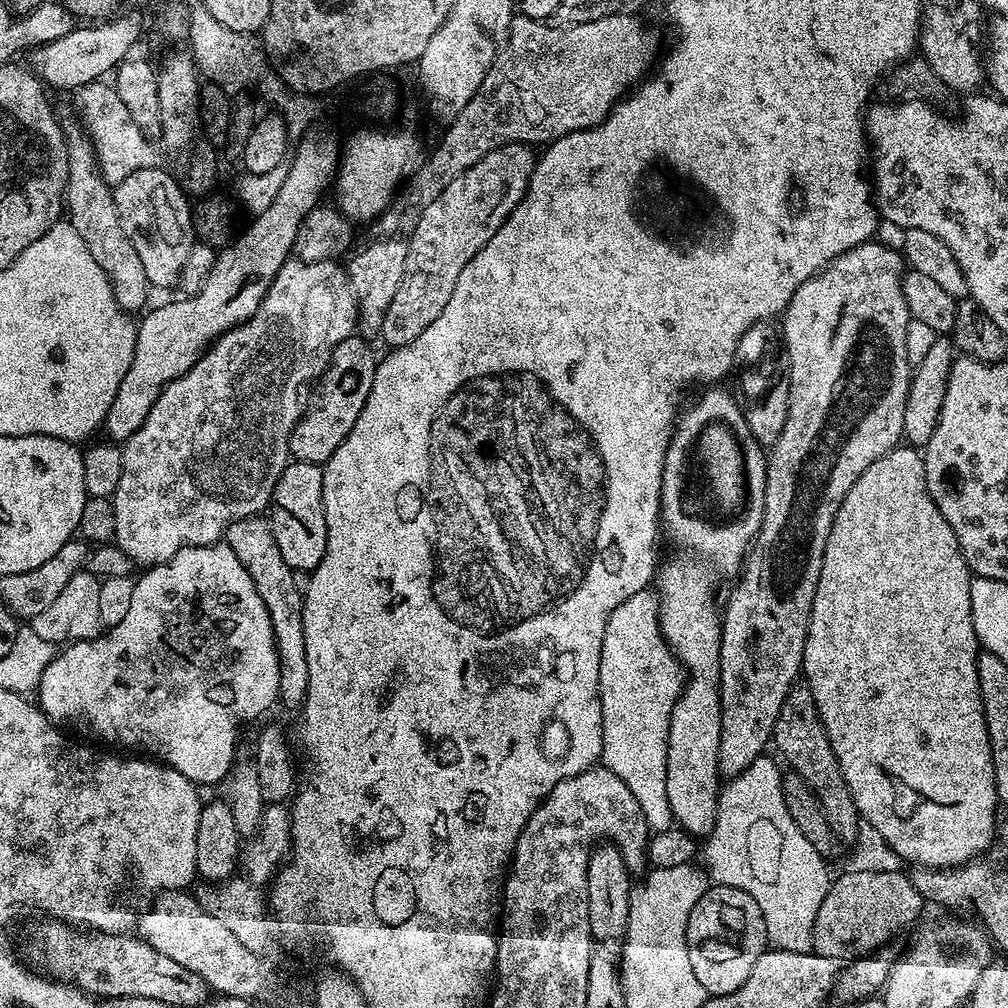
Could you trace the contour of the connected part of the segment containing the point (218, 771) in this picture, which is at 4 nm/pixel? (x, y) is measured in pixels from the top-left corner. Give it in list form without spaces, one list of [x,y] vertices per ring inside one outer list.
[[[223,542],[206,546],[192,544],[188,548],[178,550],[178,554],[174,554],[174,558],[170,558],[164,564],[151,565],[145,572],[148,573],[136,580],[128,613],[126,618],[122,618],[122,622],[118,622],[118,626],[107,629],[92,640],[77,640],[57,651],[40,679],[38,707],[49,720],[60,726],[69,724],[74,731],[81,732],[84,736],[105,740],[108,744],[121,744],[124,748],[145,748],[148,751],[145,753],[149,757],[155,758],[159,763],[170,765],[174,770],[178,770],[178,774],[186,774],[186,778],[190,778],[197,786],[216,784],[223,776],[225,779],[234,767],[234,761],[237,759],[236,735],[239,734],[240,727],[258,719],[272,703],[275,705],[280,694],[278,654],[274,630],[270,626],[270,616],[266,614],[266,602],[262,602],[262,598],[258,596],[254,578],[250,578],[242,562],[238,562],[238,554],[234,554],[232,547]]]

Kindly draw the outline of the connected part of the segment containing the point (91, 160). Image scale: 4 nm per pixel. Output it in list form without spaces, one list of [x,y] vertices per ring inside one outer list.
[[[78,122],[65,123],[63,129],[64,140],[68,144],[66,219],[74,226],[74,230],[78,230],[82,242],[86,242],[94,262],[102,266],[120,309],[129,314],[136,314],[136,311],[139,313],[148,300],[150,285],[146,270],[142,267],[142,258],[138,258],[138,250],[134,250],[130,238],[126,238],[126,230],[122,230],[122,222],[118,218],[118,210],[112,197],[113,185],[108,184],[101,176],[96,151],[83,125]]]

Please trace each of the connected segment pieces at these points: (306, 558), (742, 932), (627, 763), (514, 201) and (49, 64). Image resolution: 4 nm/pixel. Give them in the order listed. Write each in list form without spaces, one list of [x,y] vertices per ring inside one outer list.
[[[292,460],[282,470],[278,482],[274,486],[274,494],[270,505],[270,523],[274,530],[274,542],[278,542],[278,550],[282,550],[282,558],[286,558],[286,566],[290,566],[293,572],[311,572],[322,562],[326,554],[326,510],[322,502],[322,478],[323,467],[319,464]]]
[[[718,884],[709,887],[690,912],[686,942],[695,977],[702,982],[708,996],[721,996],[738,990],[750,978],[754,962],[766,951],[768,931],[762,910],[758,910],[758,902],[750,894]]]
[[[643,588],[638,594],[630,594],[606,622],[606,634],[602,638],[602,658],[598,666],[598,686],[602,706],[602,750],[600,760],[622,782],[626,782],[630,794],[638,798],[642,814],[653,833],[673,827],[670,802],[666,798],[666,754],[670,718],[678,698],[684,692],[686,673],[680,659],[664,640],[660,629],[660,598],[655,591]]]
[[[507,144],[486,154],[482,162],[454,178],[454,182],[450,182],[450,186],[446,186],[446,190],[442,190],[442,194],[438,194],[436,201],[426,209],[426,214],[422,214],[418,226],[407,237],[406,270],[402,274],[398,294],[394,294],[394,302],[390,302],[390,310],[386,310],[382,320],[380,336],[388,343],[389,349],[414,342],[414,338],[418,338],[418,334],[422,334],[422,330],[426,330],[426,326],[430,326],[430,322],[434,322],[434,318],[446,310],[446,302],[450,302],[450,294],[454,294],[454,286],[458,286],[458,278],[462,270],[466,270],[466,262],[470,262],[470,258],[474,258],[474,254],[478,254],[478,250],[482,250],[486,242],[494,238],[506,218],[522,202],[532,172],[536,169],[537,157],[534,152],[532,156],[532,152],[533,149],[527,144]]]
[[[128,12],[125,16],[117,15],[105,22],[92,22],[84,28],[77,26],[65,34],[63,38],[54,38],[54,42],[46,42],[42,46],[31,49],[27,53],[27,67],[37,76],[41,84],[52,88],[69,88],[75,90],[92,84],[105,77],[129,59],[132,47],[140,40],[144,32],[144,16],[140,12]]]

